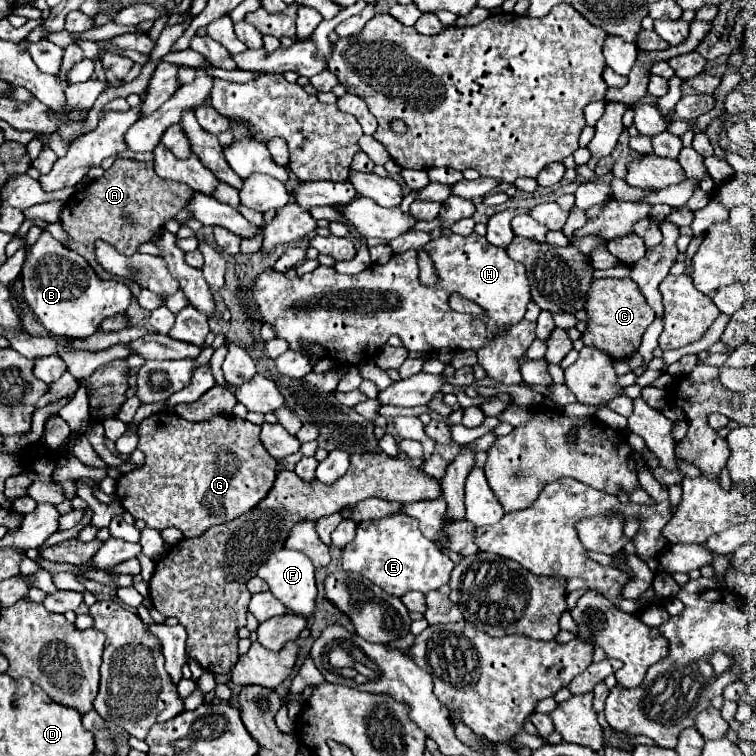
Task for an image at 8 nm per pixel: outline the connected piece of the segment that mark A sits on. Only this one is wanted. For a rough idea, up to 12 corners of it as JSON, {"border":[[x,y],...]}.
{"border":[[118,158],[66,200],[64,246],[134,254],[194,190]]}

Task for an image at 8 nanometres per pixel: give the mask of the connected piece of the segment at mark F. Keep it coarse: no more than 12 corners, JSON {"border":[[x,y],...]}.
{"border":[[280,548],[258,576],[294,614],[312,616],[314,564]]}

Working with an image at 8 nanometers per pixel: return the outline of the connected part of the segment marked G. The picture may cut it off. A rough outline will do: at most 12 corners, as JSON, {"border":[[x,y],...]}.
{"border":[[236,416],[140,422],[116,482],[148,528],[184,538],[270,492],[276,458]]}

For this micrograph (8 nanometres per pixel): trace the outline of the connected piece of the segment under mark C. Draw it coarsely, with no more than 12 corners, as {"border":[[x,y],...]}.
{"border":[[596,278],[584,344],[632,356],[654,310],[632,278]]}

